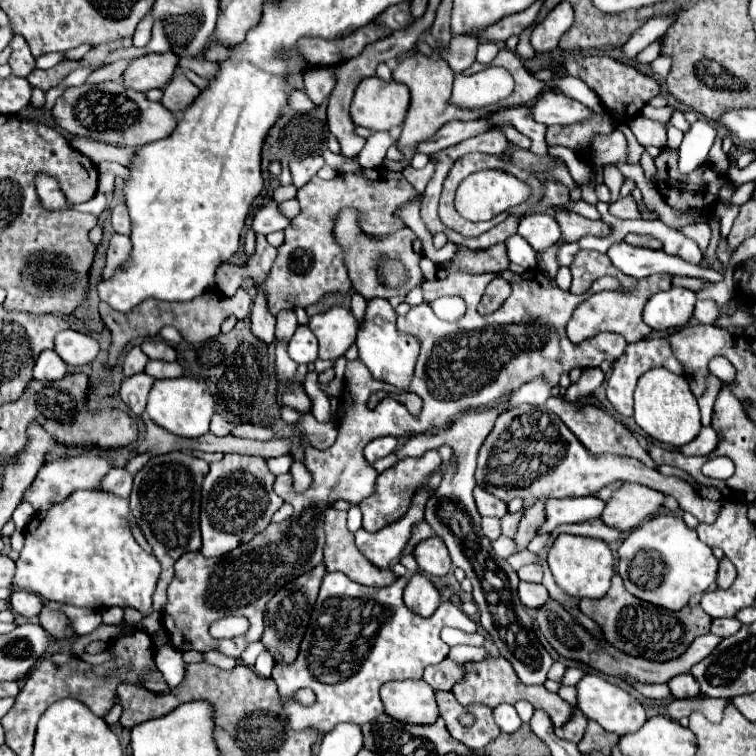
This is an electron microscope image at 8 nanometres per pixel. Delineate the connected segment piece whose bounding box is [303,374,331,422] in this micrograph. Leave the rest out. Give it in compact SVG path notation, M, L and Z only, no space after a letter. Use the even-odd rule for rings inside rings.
M307 374L305 376L305 391L312 399L311 414L319 420L319 422L329 422L331 420L331 410L329 410L329 398L317 386L317 374Z

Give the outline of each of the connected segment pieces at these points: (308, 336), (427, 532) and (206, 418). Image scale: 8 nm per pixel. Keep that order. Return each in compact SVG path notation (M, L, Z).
M299 326L289 340L287 352L297 364L311 366L317 360L317 338L307 326Z
M421 522L419 526L415 526L415 528L413 528L413 534L411 534L411 540L409 540L407 548L405 548L405 554L411 552L417 542L421 542L421 540L425 540L425 538L429 538L429 536L433 536L433 528L431 528L427 522Z
M181 376L175 380L155 380L153 390L149 392L145 412L153 422L157 422L157 426L169 430L171 434L183 438L199 438L201 434L209 432L209 422L215 412L215 402L203 380Z

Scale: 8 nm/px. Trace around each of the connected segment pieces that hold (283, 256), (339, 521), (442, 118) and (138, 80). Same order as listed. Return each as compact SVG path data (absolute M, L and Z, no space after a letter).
M387 168L357 170L355 174L337 174L333 180L321 180L319 176L311 178L305 186L297 190L297 200L301 212L285 228L285 240L279 246L277 260L267 276L263 290L269 298L269 310L277 314L283 308L311 306L323 294L329 292L349 292L351 282L343 264L343 252L333 240L331 218L345 206L355 206L361 212L361 230L367 236L387 236L405 228L405 222L399 218L399 208L421 194L405 180L403 172L391 172Z
M327 508L325 510L325 568L327 572L343 572L353 582L365 586L389 586L395 582L391 570L375 568L355 546L353 534L345 526L347 512Z
M423 54L409 56L403 62L399 62L399 66L393 70L393 80L399 84L405 84L411 92L409 112L407 112L407 118L403 124L403 132L397 140L397 148L403 156L403 160L401 160L403 166L409 166L413 154L417 152L417 146L421 142L429 140L445 122L449 122L449 120L471 120L473 112L461 110L449 102L455 74L453 74L453 70L449 70L449 64L443 58L433 60L433 58L423 56Z
M171 52L147 54L141 58L135 58L123 72L123 84L137 92L163 88L171 80L177 68L177 60L179 58Z

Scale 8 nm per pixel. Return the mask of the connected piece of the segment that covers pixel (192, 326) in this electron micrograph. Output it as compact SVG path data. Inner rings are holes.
M239 288L235 292L235 296L227 298L227 296L221 296L217 290L209 290L209 294L203 294L195 300L189 300L189 302L159 302L159 300L145 300L141 302L139 306L135 306L131 312L123 314L123 312L115 312L113 308L109 306L99 306L99 312L101 312L101 318L105 322L105 326L111 330L113 334L113 344L109 348L109 366L115 364L119 352L125 348L127 342L131 342L133 338L137 336L155 336L159 334L161 328L165 326L173 326L181 332L183 340L185 342L203 342L207 338L215 338L219 334L219 328L223 324L223 320L231 314L235 314L239 320L245 320L249 316L249 306L251 306L251 296Z

